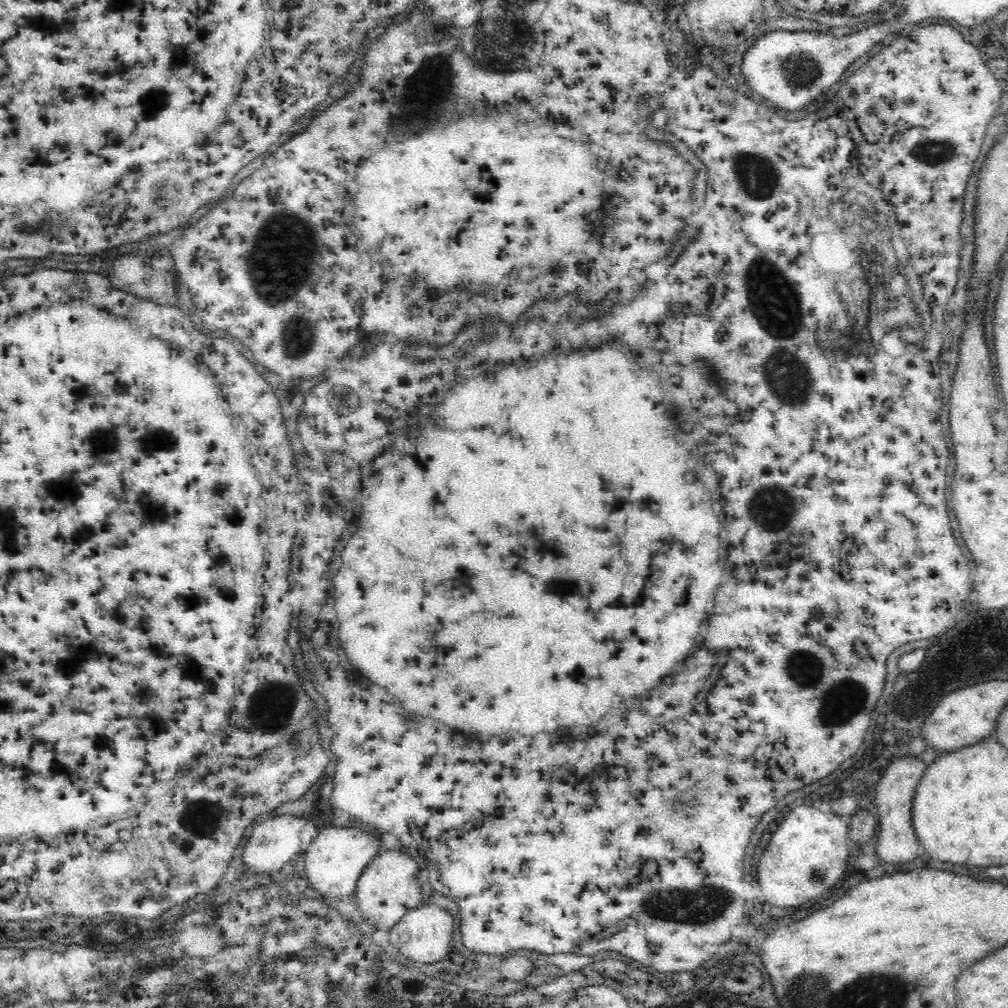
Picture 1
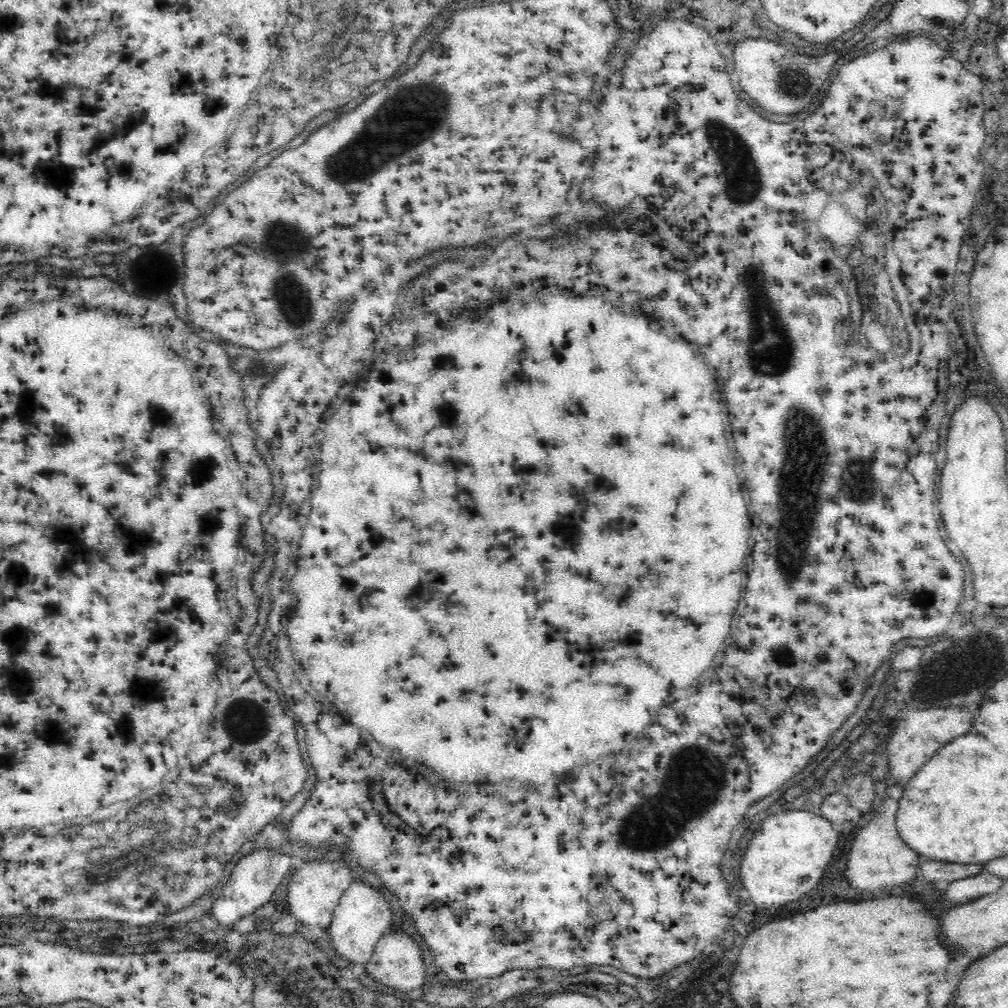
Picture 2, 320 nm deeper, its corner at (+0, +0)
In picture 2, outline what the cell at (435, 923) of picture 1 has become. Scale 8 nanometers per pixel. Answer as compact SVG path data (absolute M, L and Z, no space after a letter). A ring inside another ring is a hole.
M396 929L394 932L388 931L380 938L366 968L361 967L360 970L366 970L366 974L374 978L376 982L382 982L402 992L410 992L424 984L424 964L422 962L420 946L410 936Z

